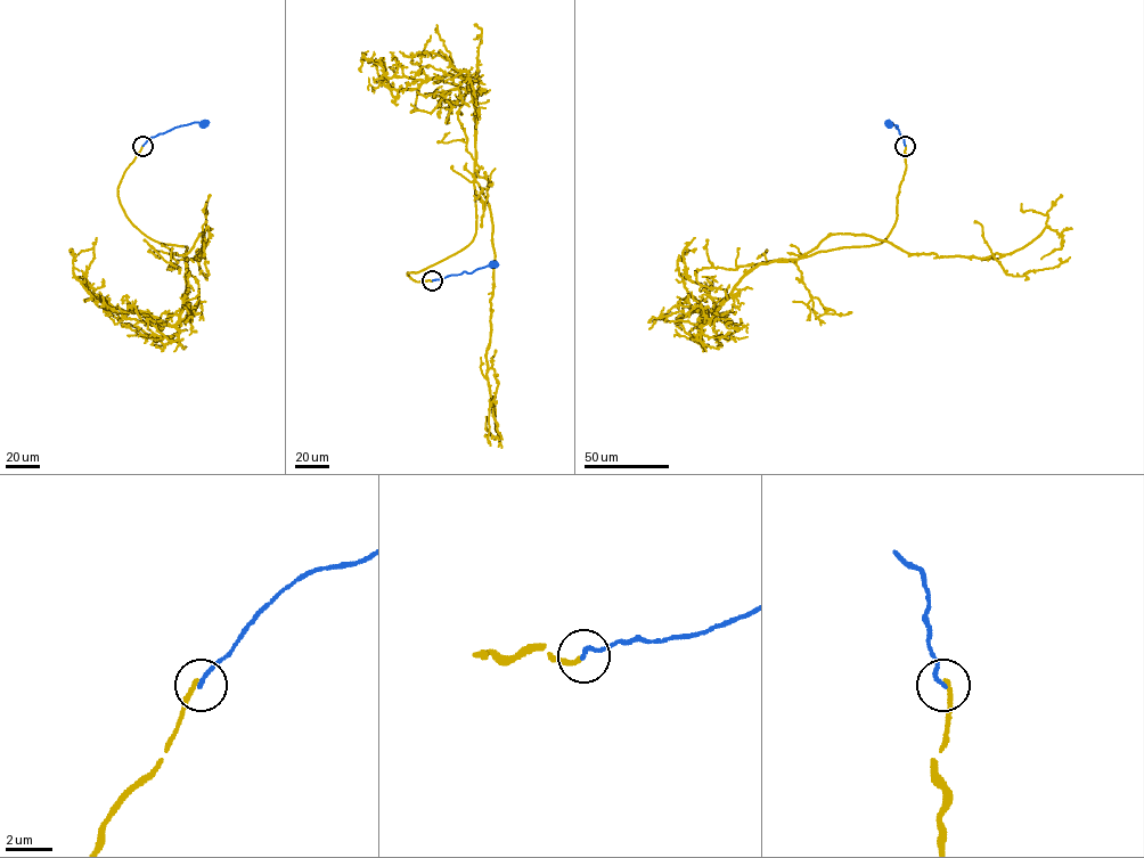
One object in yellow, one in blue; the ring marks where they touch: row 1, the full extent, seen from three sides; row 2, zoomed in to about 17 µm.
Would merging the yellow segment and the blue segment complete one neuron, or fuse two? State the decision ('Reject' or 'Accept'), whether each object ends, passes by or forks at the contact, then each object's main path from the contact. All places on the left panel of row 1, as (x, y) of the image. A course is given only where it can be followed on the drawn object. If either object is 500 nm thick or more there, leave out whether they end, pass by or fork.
Reject. At the ring yellow ends. At the ring blue ends. Course of yellow: (142, 145), (120, 203), (152, 239), (187, 246), (185, 261), (201, 234), (204, 253), (206, 227), (196, 259). Course of blue: (142, 145), (150, 138), (174, 128), (203, 123)

